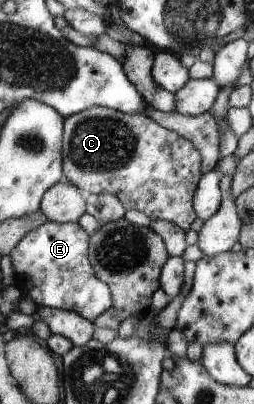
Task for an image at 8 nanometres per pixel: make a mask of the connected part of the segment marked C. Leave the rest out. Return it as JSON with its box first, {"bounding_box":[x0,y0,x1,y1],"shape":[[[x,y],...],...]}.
{"bounding_box":[62,106,201,232],"shape":[[[93,106],[66,117],[65,146],[62,147],[66,180],[83,194],[111,194],[121,200],[126,210],[137,209],[151,221],[165,220],[186,232],[197,217],[194,193],[201,181],[201,155],[186,137],[173,129],[164,128],[146,115],[127,114],[119,110]]]}

